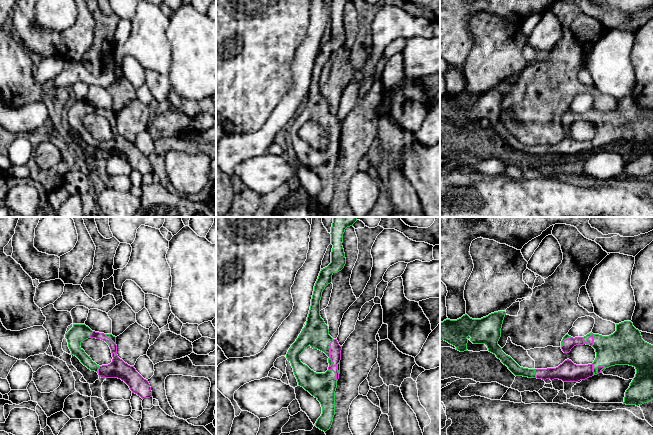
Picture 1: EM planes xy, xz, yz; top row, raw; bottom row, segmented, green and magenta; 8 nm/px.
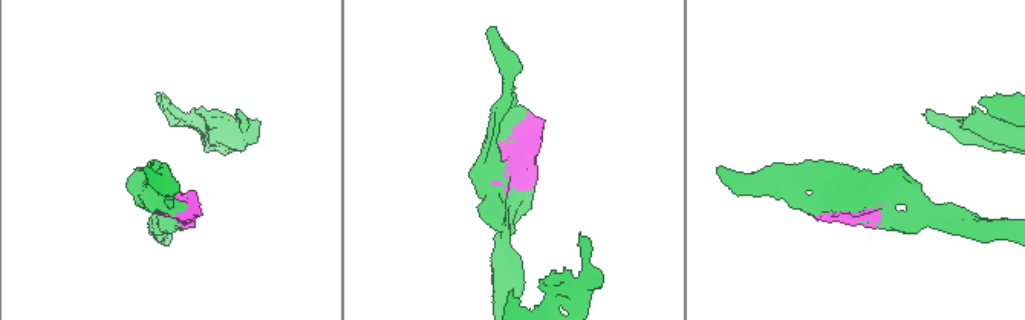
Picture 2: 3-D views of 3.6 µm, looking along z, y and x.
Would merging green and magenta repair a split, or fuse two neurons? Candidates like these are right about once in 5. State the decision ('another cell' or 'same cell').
same cell

